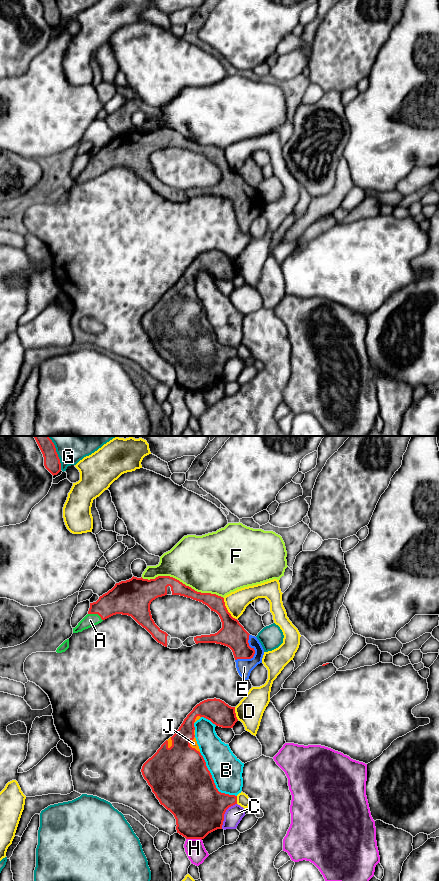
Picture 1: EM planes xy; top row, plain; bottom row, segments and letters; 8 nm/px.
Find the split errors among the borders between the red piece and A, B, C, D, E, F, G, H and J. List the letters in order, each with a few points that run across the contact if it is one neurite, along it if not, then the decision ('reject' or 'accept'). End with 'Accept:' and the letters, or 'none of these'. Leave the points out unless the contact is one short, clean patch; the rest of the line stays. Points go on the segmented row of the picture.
A: accept
B: reject
C: reject
D: reject
E: accept
F: reject
G: reject
H: reject
J: accept
Accept: A, E, J

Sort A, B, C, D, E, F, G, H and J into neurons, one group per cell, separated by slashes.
A E J / B / C / D / F / G / H

